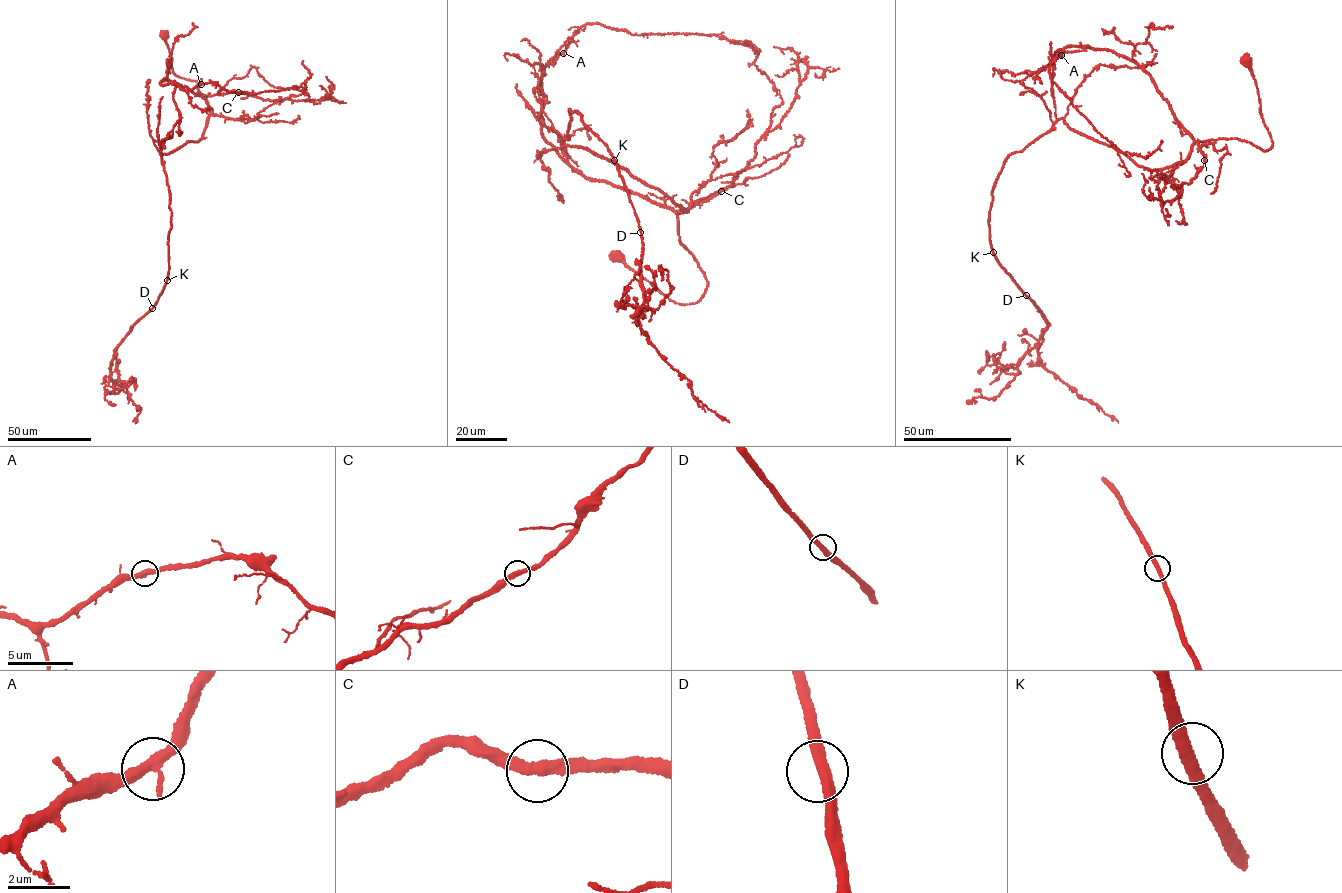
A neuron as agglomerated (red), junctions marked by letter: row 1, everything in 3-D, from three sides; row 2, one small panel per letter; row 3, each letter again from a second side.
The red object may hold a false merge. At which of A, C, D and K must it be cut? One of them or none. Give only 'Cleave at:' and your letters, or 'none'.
Cleave at: none

